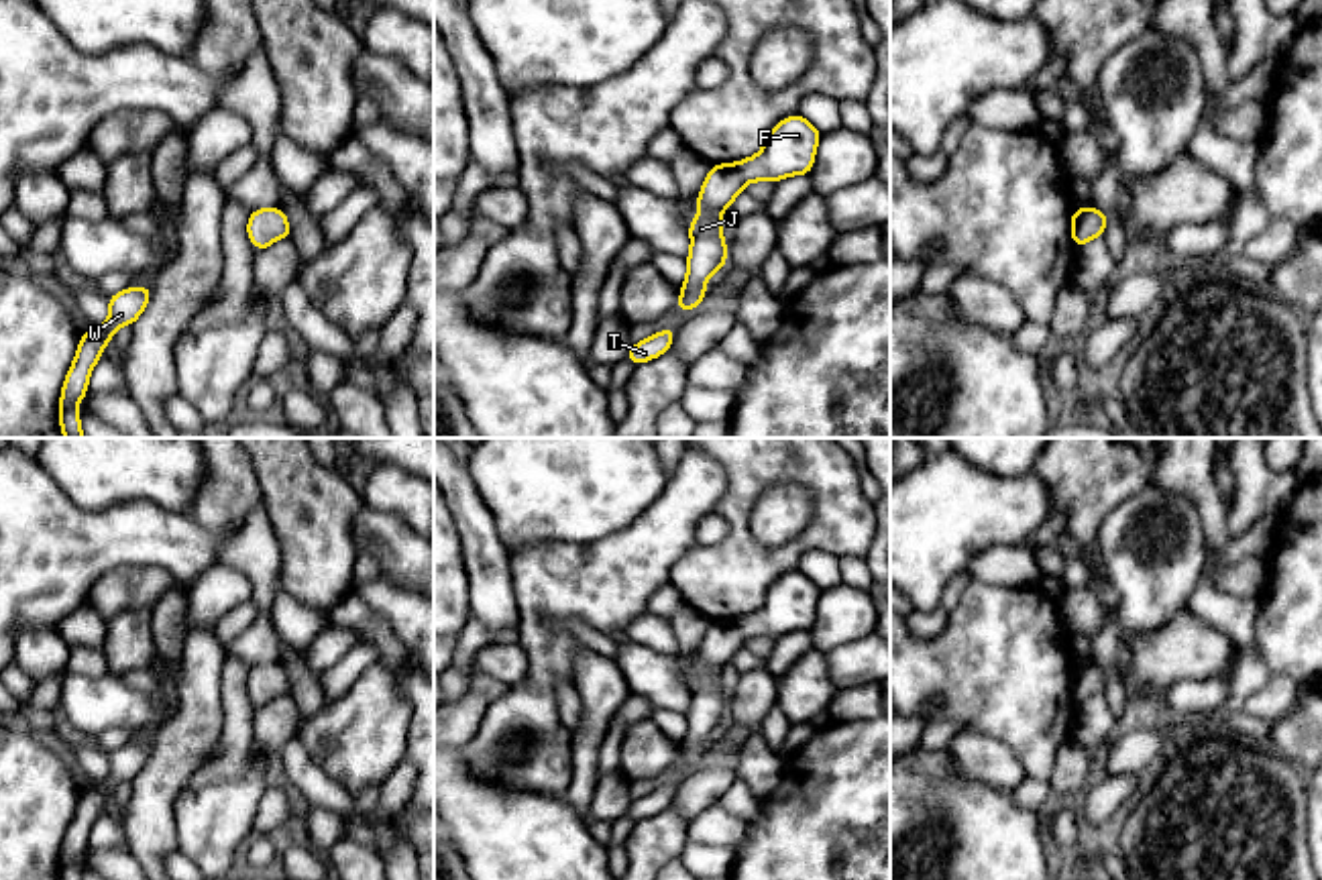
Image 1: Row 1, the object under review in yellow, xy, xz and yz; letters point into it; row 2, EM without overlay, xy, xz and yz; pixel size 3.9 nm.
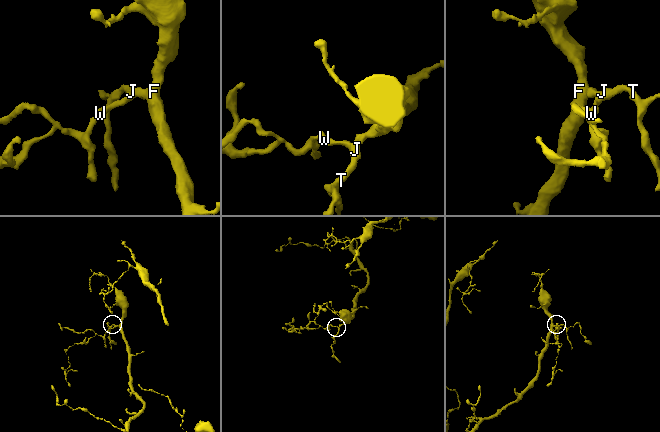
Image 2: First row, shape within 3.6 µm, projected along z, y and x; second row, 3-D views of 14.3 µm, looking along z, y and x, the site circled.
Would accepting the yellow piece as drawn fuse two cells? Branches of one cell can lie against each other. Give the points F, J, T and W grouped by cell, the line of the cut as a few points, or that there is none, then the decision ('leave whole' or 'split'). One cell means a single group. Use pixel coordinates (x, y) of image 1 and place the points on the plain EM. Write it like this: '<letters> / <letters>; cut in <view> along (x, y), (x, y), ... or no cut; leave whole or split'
F J T W; no cut; leave whole

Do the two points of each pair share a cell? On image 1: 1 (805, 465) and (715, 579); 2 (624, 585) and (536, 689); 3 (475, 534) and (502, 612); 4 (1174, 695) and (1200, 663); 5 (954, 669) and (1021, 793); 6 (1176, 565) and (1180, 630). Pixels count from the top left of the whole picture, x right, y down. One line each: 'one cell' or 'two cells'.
1: one cell
2: one cell
3: one cell
4: two cells
5: two cells
6: two cells

